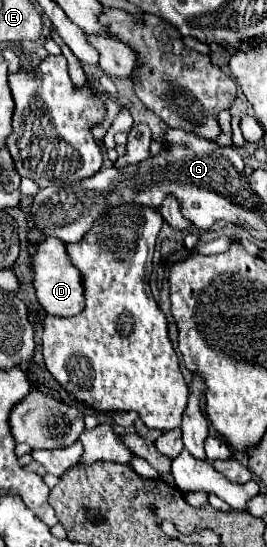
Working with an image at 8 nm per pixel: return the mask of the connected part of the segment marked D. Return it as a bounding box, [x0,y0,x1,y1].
[31,237,85,317]

